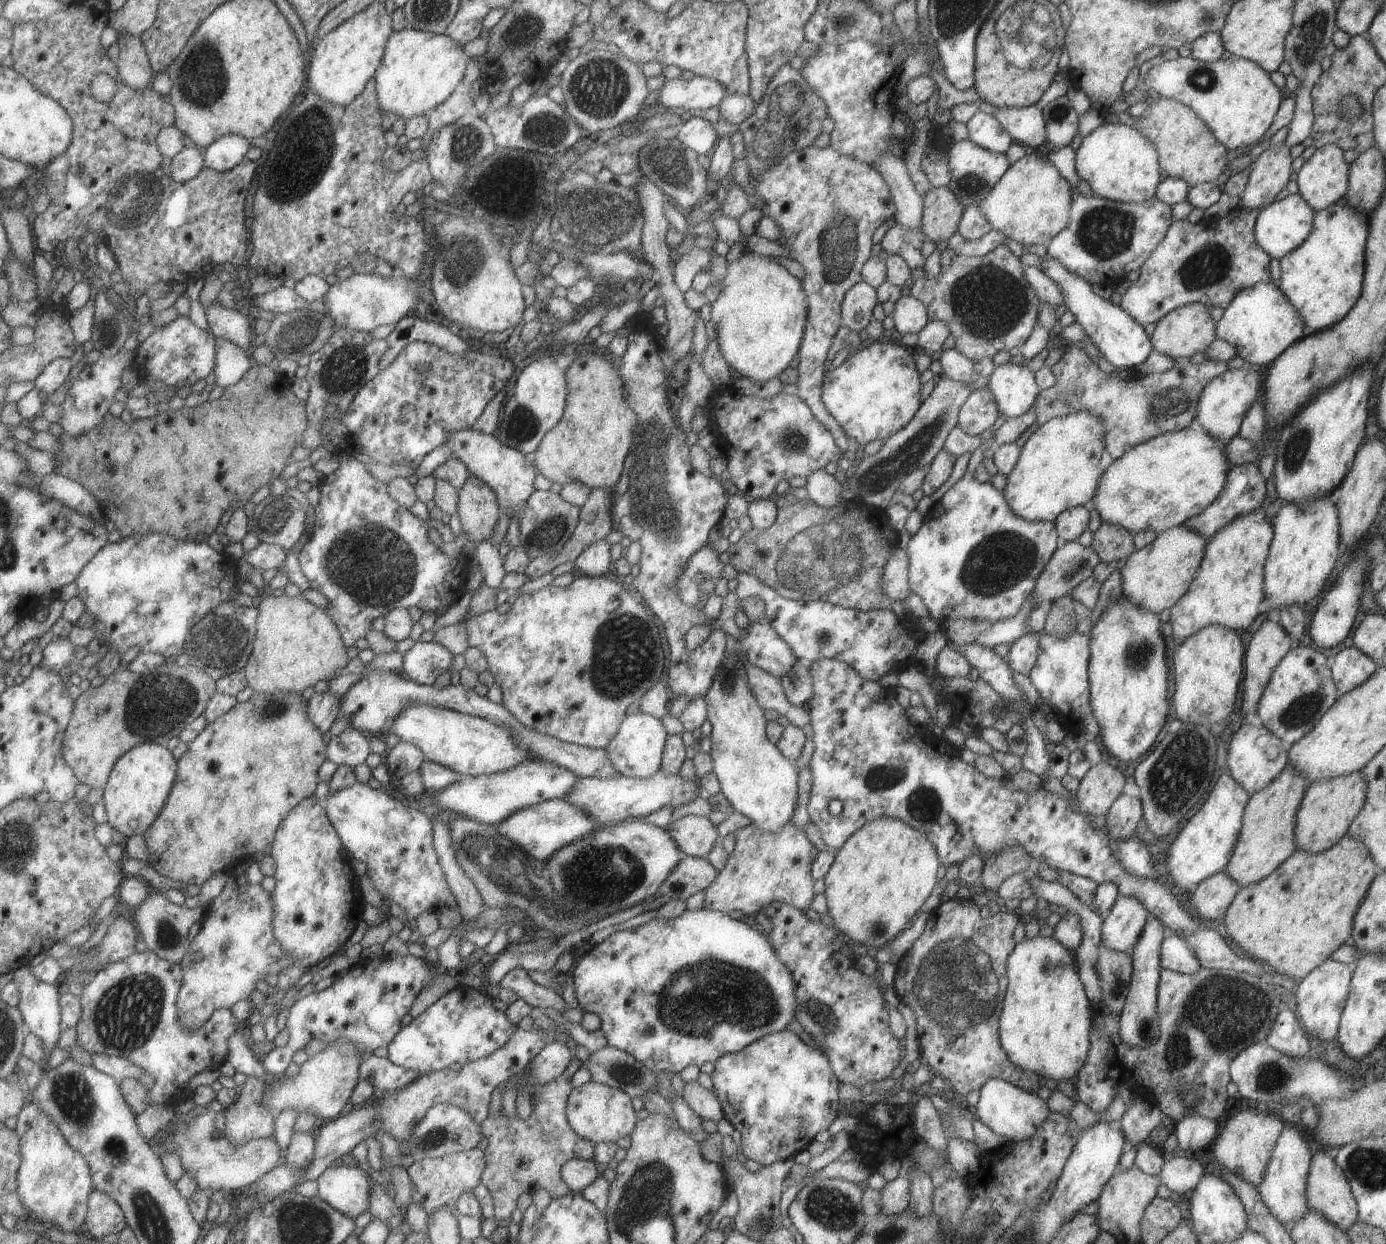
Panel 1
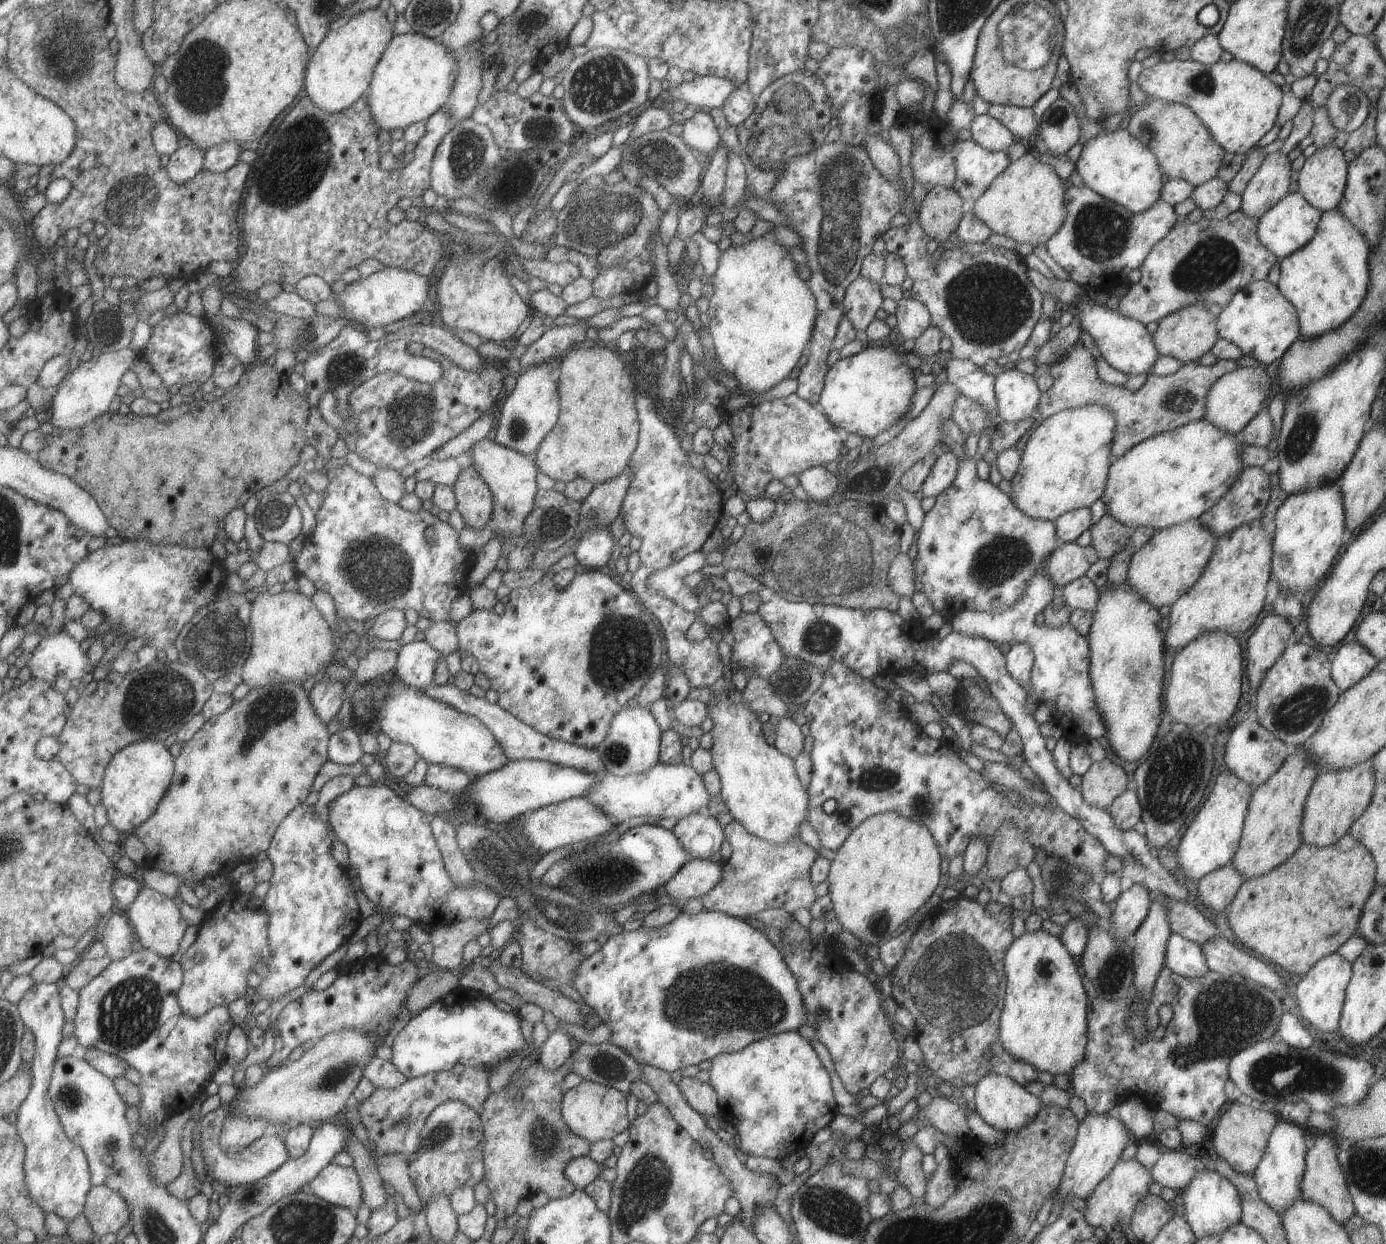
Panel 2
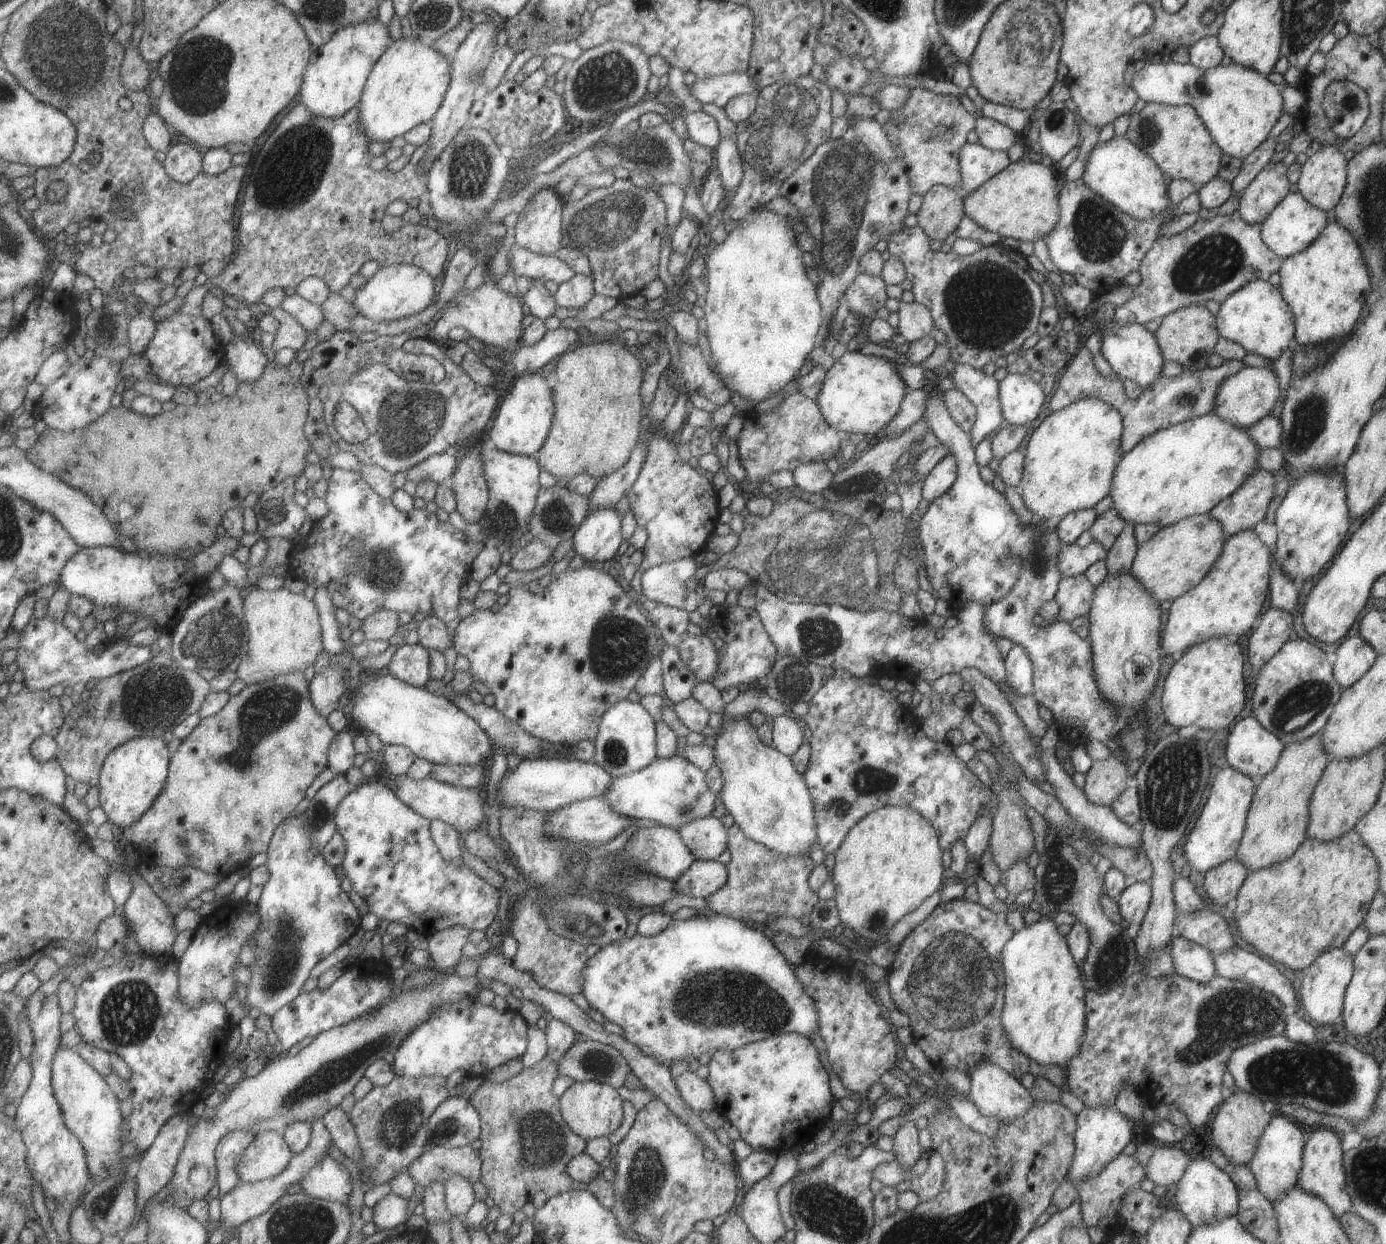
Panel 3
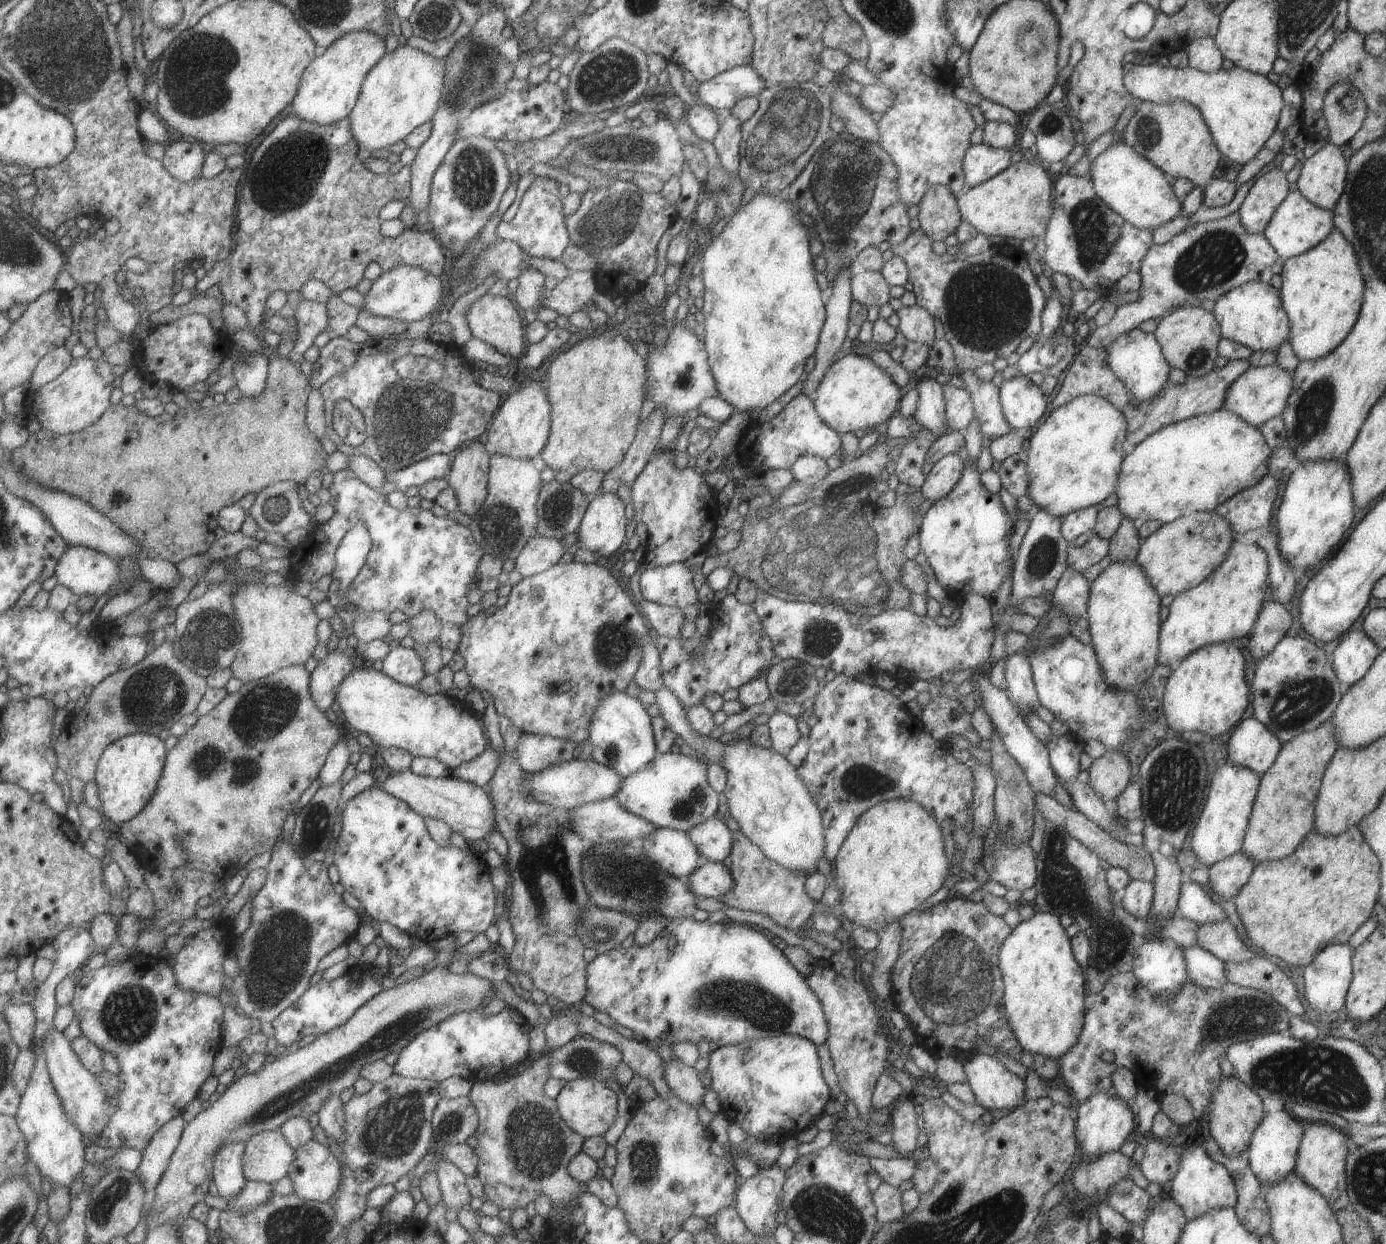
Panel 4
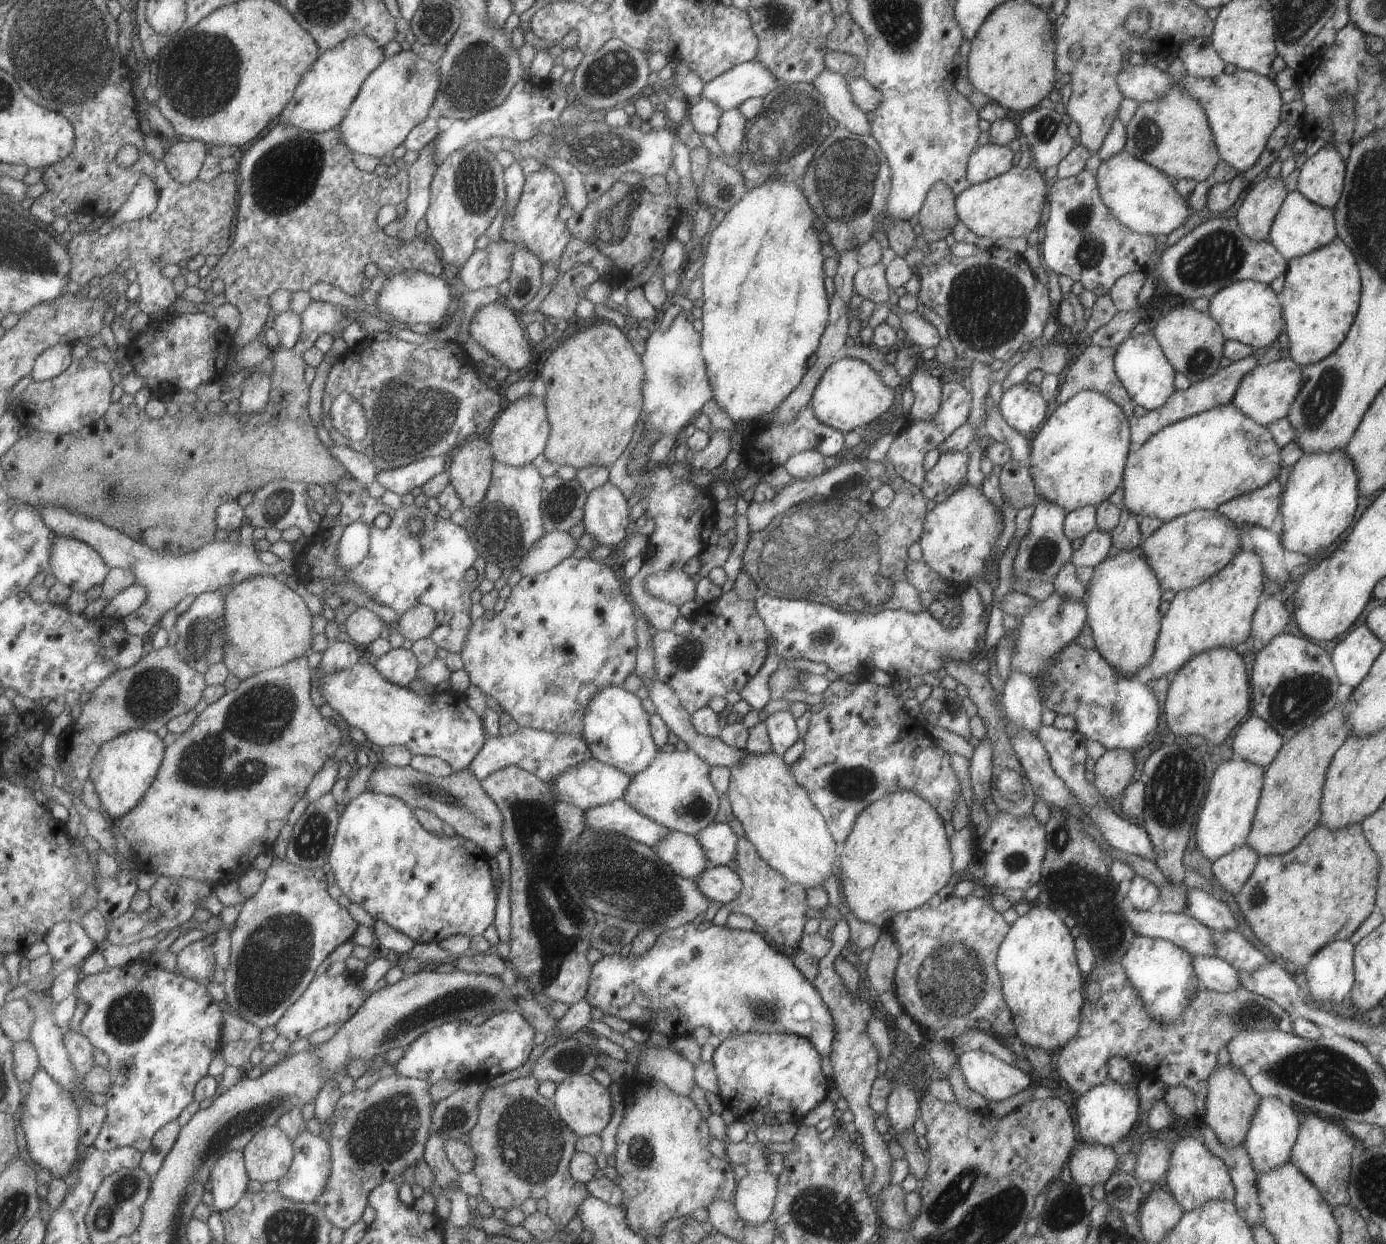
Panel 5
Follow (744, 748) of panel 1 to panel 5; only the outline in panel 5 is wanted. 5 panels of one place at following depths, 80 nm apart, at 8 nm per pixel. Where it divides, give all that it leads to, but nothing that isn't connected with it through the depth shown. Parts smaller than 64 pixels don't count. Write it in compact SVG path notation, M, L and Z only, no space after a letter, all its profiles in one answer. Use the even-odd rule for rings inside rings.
M772 752L769 754L749 754L729 766L731 776L727 796L731 805L733 817L741 823L744 838L747 838L757 850L759 857L778 874L781 874L787 882L797 884L805 892L809 888L823 888L823 882L829 875L836 876L839 872L837 866L838 845L828 832L825 820L817 808L813 806L807 792L793 780L789 765L785 764L781 757Z

